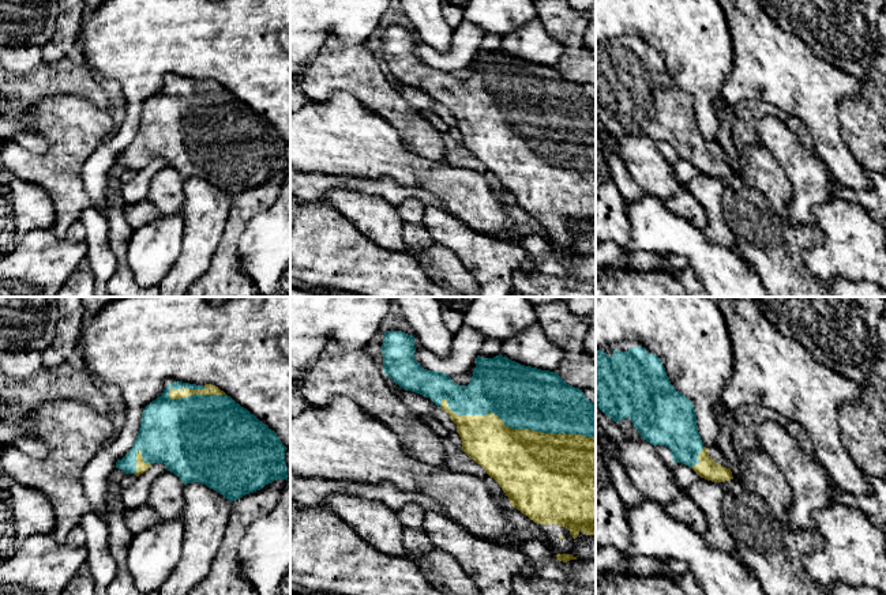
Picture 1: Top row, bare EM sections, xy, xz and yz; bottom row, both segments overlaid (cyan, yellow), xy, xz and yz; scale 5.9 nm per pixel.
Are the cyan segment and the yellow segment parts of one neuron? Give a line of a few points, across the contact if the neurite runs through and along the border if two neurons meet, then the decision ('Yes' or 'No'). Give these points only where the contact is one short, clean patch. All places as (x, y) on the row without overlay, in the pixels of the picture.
Yes

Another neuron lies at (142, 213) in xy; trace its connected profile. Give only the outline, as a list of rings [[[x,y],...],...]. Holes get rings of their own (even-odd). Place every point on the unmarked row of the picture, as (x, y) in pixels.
[[[147,199],[135,204],[124,204],[124,218],[132,230],[154,222],[161,215],[158,208]]]

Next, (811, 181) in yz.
[[[766,116],[758,121],[757,133],[791,181],[791,216],[801,225],[815,227],[814,208],[833,197],[833,173],[814,150],[807,150],[799,142],[786,121]]]

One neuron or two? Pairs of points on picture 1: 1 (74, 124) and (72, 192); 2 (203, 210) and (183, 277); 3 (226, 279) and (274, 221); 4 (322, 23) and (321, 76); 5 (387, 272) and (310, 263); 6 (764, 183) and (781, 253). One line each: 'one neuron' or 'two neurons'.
1: one neuron
2: one neuron
3: two neurons
4: two neurons
5: one neuron
6: one neuron

